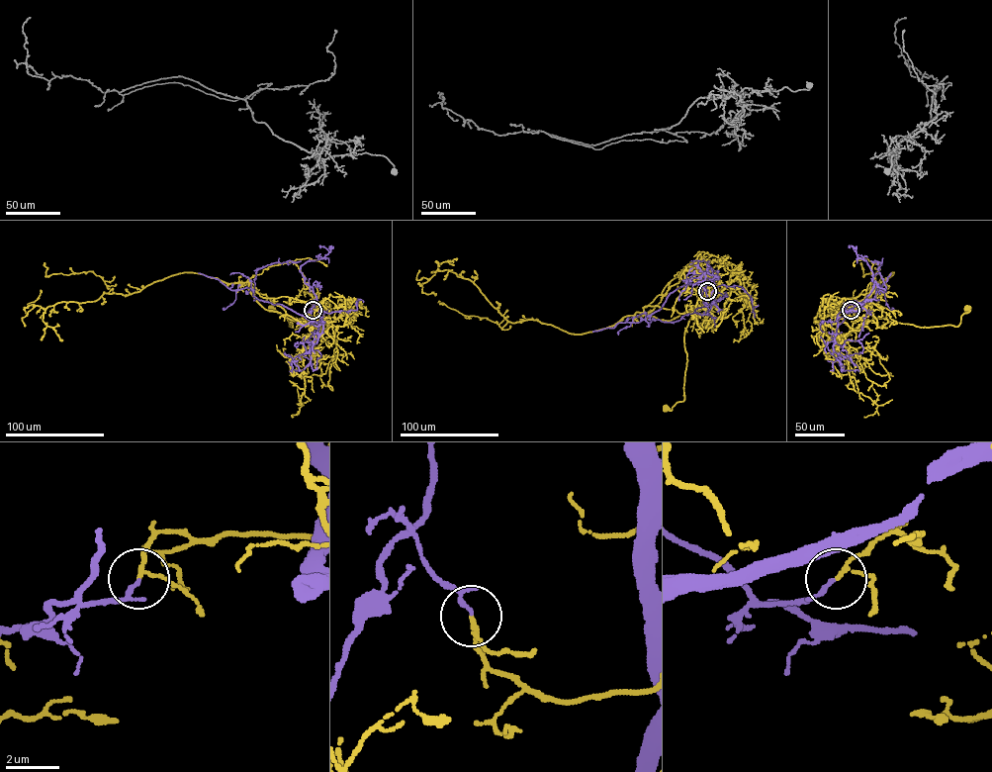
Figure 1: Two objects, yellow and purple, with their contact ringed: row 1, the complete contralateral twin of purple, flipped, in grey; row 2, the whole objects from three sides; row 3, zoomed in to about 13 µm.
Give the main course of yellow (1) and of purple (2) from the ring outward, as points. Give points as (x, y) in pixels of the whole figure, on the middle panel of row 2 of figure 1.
1: (707, 291), (714, 294), (718, 284), (722, 288), (692, 316), (684, 331), (684, 399), (671, 410), (666, 408)
2: (707, 291), (710, 304), (717, 277), (677, 288), (645, 319), (649, 326), (695, 311)

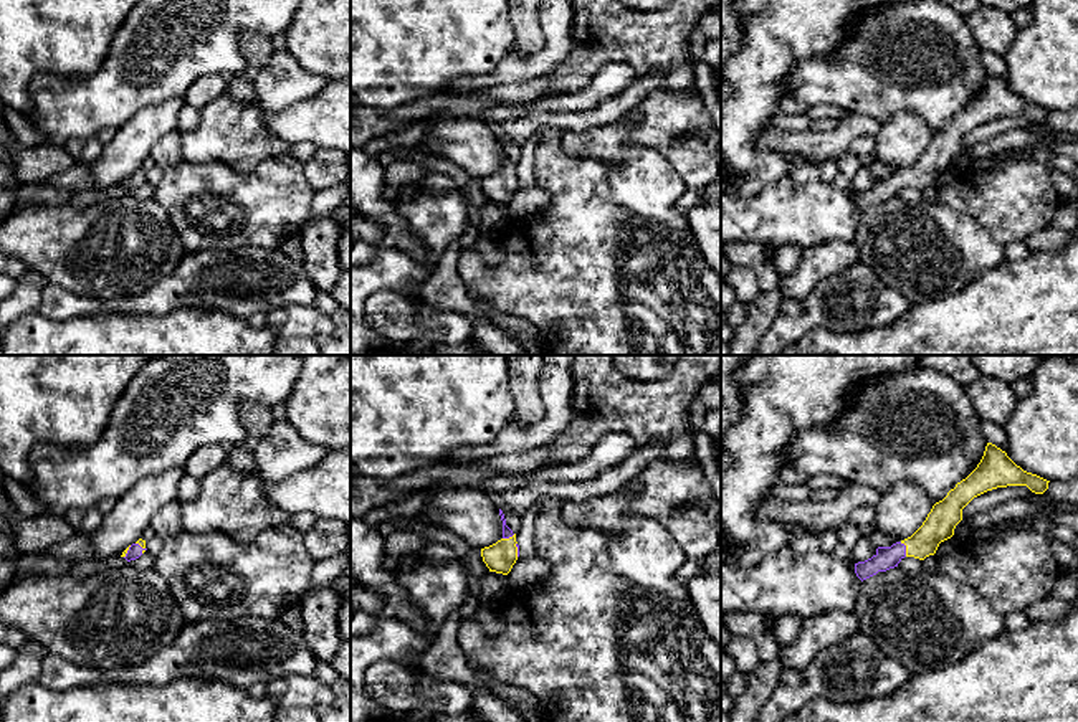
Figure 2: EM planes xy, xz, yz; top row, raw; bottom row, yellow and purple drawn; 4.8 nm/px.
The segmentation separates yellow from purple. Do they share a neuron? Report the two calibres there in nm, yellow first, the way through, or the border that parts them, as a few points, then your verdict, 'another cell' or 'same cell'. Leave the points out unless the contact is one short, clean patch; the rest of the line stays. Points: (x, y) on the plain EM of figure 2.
150 nm thick on the yellow side, 110 nm on the other; another cell

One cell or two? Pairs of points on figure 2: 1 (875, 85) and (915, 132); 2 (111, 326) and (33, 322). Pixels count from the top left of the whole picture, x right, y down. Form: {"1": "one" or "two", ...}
{"1": "two", "2": "one"}

